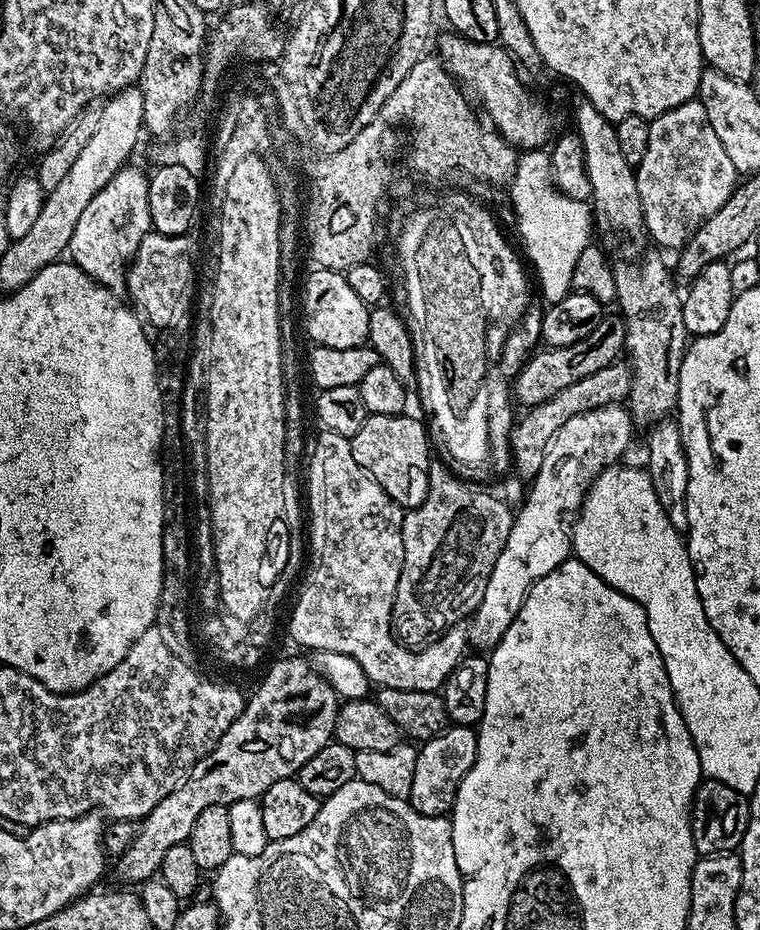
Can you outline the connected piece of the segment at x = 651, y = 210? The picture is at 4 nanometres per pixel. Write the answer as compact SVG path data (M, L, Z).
M694 99L653 117L649 121L652 138L649 138L649 145L646 146L645 157L635 169L645 231L660 245L673 250L687 244L691 233L695 232L710 214L716 213L725 205L740 178L740 173L719 141L718 134L710 128L704 128L704 113L705 107L699 99Z

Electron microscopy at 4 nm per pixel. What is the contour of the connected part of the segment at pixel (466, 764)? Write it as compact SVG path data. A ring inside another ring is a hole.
M449 726L442 734L423 741L419 745L414 762L414 782L410 782L410 794L407 801L418 814L427 816L448 816L451 813L458 786L462 786L462 778L474 766L474 758L478 754L476 728Z

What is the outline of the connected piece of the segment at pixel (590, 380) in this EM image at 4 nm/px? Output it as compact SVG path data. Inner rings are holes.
M617 362L606 366L602 370L594 370L594 374L586 374L586 378L578 378L574 386L566 386L566 390L559 392L554 398L542 402L538 406L527 409L523 414L524 417L517 419L512 425L511 434L511 454L514 461L514 472L524 479L524 482L531 482L542 470L542 458L546 458L546 450L550 446L550 438L574 414L582 414L586 410L594 410L598 406L607 404L619 404L627 401L628 391L632 385L632 370L627 363Z

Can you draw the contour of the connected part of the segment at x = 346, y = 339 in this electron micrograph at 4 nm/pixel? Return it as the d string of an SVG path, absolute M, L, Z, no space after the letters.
M316 268L302 284L302 332L309 336L316 346L330 346L338 350L353 348L368 339L369 305L354 294L347 275L329 268Z

